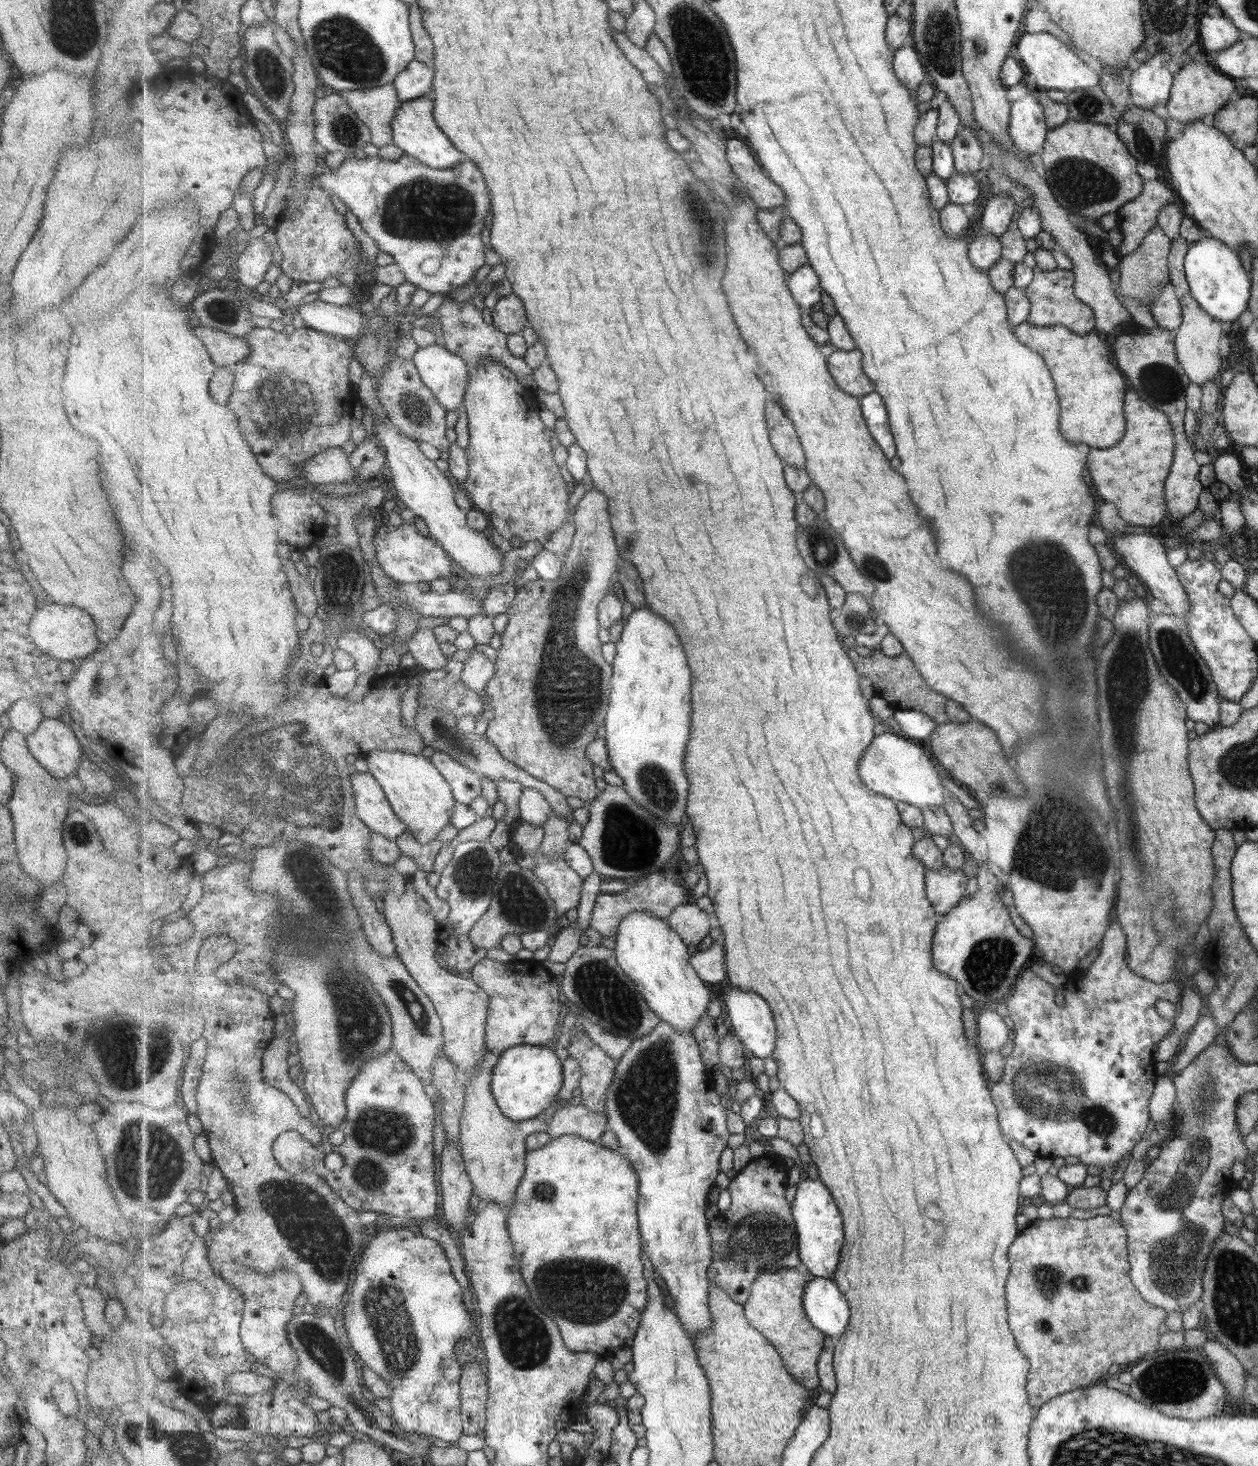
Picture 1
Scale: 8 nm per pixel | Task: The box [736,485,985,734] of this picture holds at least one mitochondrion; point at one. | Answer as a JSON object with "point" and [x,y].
{"point":[824,551]}

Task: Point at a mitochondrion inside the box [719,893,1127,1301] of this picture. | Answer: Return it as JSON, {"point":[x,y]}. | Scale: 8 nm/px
{"point":[1049,1091]}

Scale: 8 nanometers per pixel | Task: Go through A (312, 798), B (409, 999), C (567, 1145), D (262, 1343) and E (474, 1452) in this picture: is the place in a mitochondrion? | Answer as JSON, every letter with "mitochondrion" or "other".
{"A":"mitochondrion","B":"mitochondrion","C":"other","D":"other","E":"other"}

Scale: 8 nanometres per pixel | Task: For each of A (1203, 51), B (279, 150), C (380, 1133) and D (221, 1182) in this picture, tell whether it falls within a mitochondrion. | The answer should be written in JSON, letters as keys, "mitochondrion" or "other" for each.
{"A":"other","B":"other","C":"mitochondrion","D":"other"}

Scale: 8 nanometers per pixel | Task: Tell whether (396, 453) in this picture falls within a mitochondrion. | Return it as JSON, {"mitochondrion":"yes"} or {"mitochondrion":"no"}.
{"mitochondrion":"no"}

